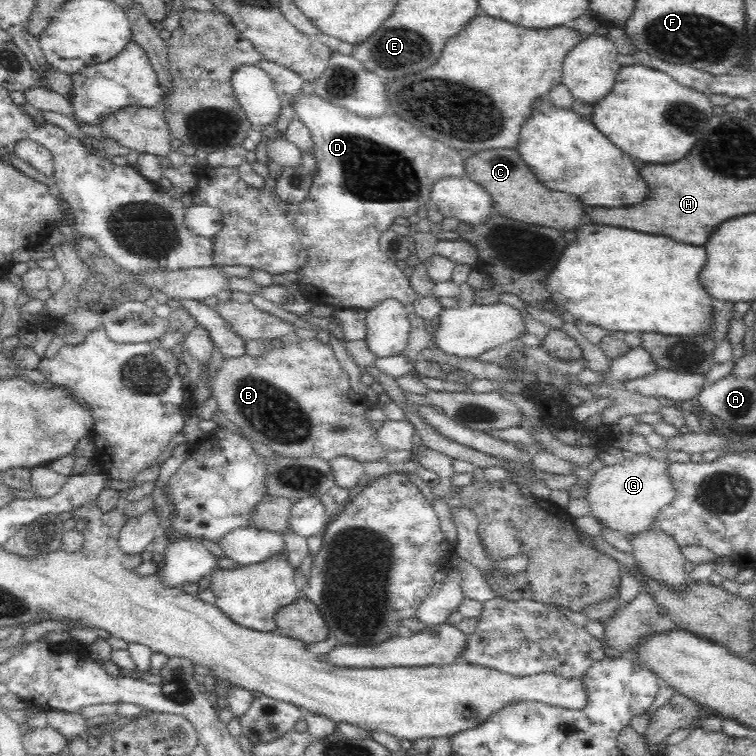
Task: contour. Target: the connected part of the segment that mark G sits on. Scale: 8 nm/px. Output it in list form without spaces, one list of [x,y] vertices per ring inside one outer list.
[[[633,454],[622,462],[604,465],[588,481],[585,499],[592,507],[592,513],[604,526],[623,535],[636,535],[653,526],[655,516],[668,507],[677,490],[671,481],[668,469],[672,461],[667,457],[656,458],[649,454]]]

